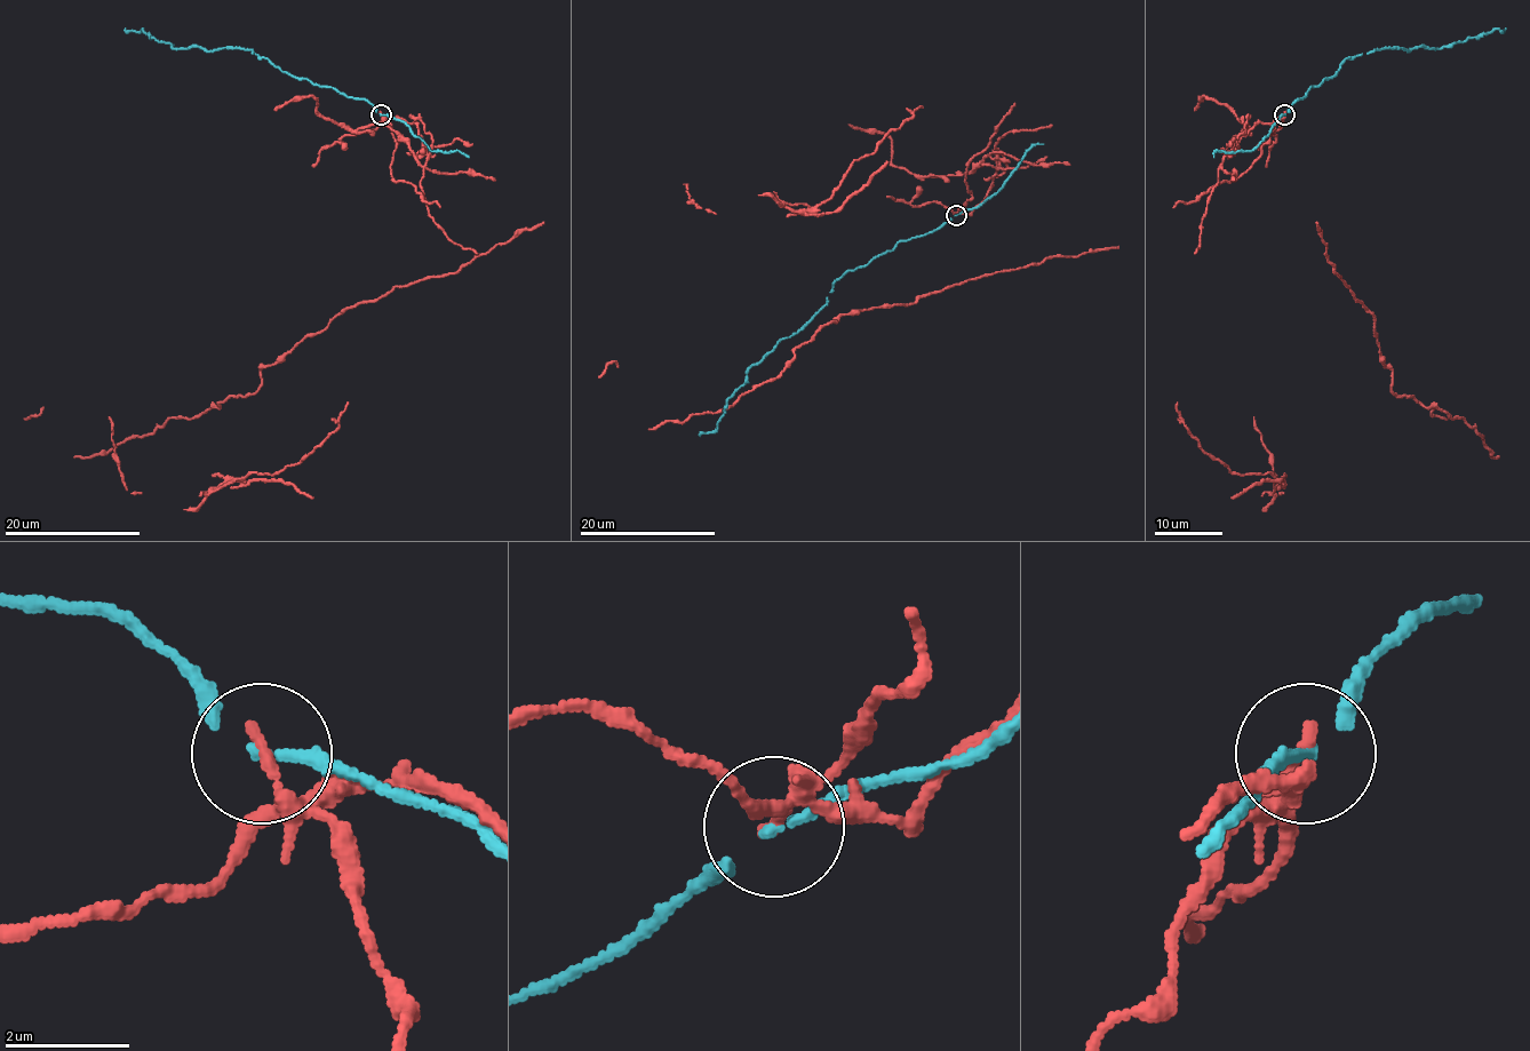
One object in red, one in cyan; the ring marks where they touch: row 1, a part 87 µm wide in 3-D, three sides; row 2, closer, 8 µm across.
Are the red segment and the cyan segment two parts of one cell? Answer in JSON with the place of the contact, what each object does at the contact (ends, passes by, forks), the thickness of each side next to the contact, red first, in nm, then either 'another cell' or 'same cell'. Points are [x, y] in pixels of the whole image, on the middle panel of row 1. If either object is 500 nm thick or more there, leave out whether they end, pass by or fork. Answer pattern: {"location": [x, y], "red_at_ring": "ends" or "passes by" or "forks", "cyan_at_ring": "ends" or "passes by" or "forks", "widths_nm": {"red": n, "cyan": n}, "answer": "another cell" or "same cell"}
{"location": [956, 215], "red_at_ring": "passes by", "cyan_at_ring": "passes by", "widths_nm": {"red": 140, "cyan": 120}, "answer": "another cell"}

